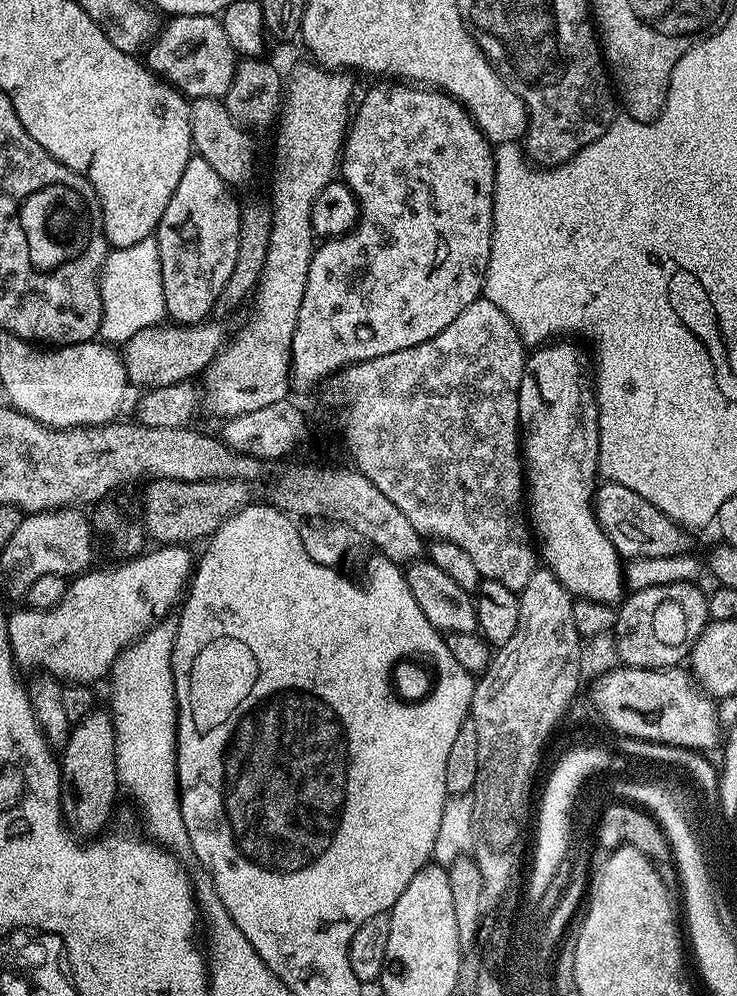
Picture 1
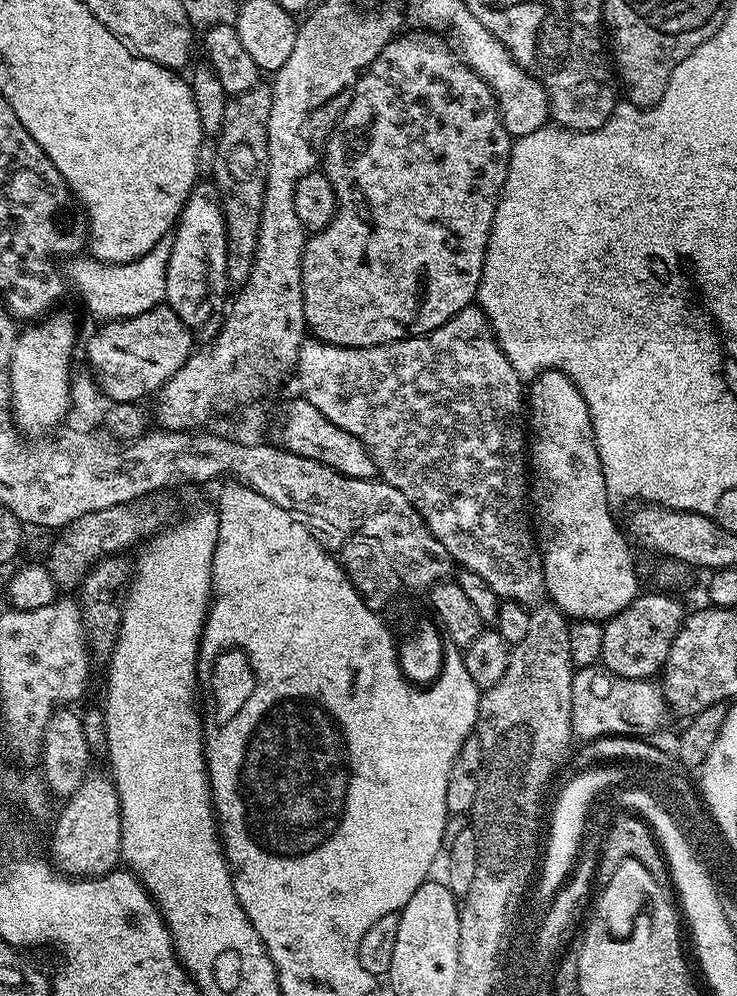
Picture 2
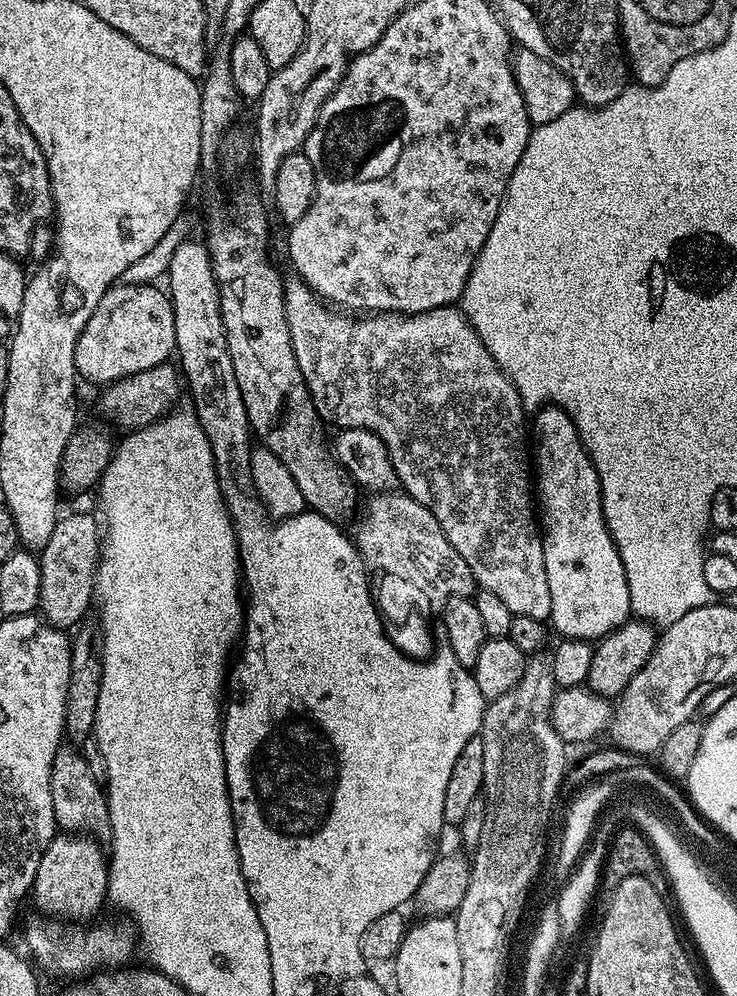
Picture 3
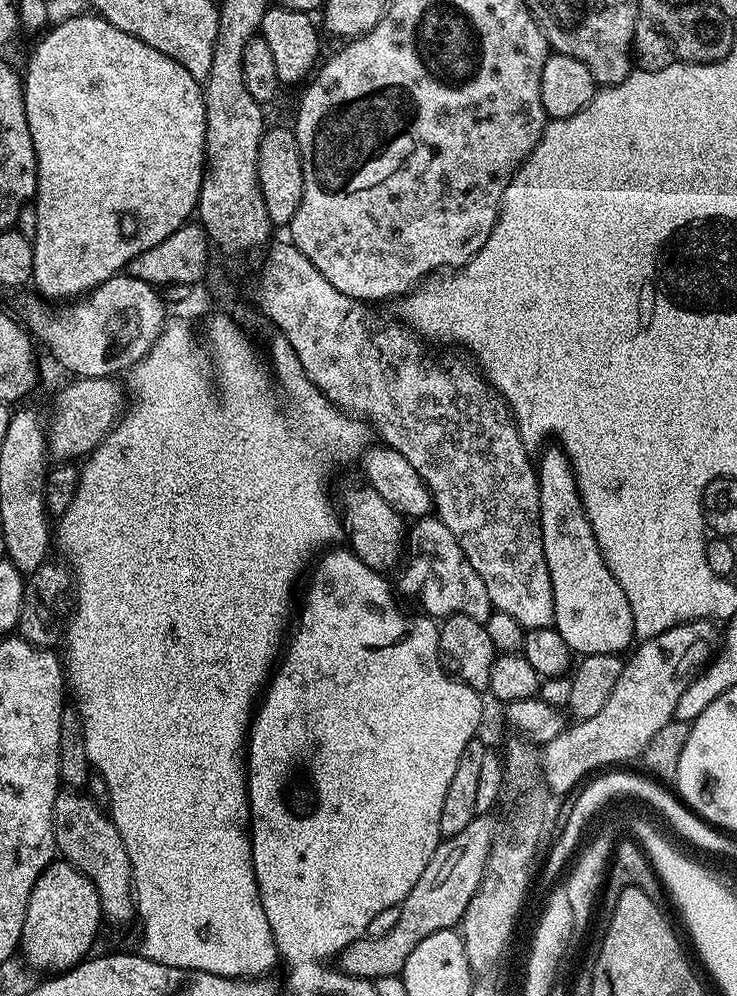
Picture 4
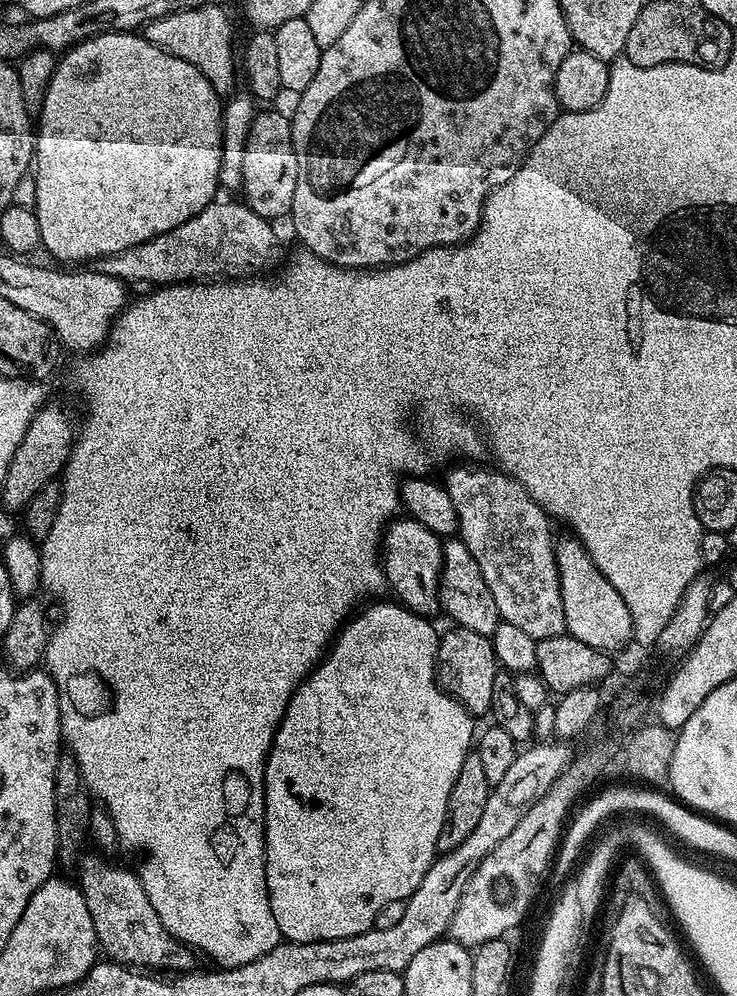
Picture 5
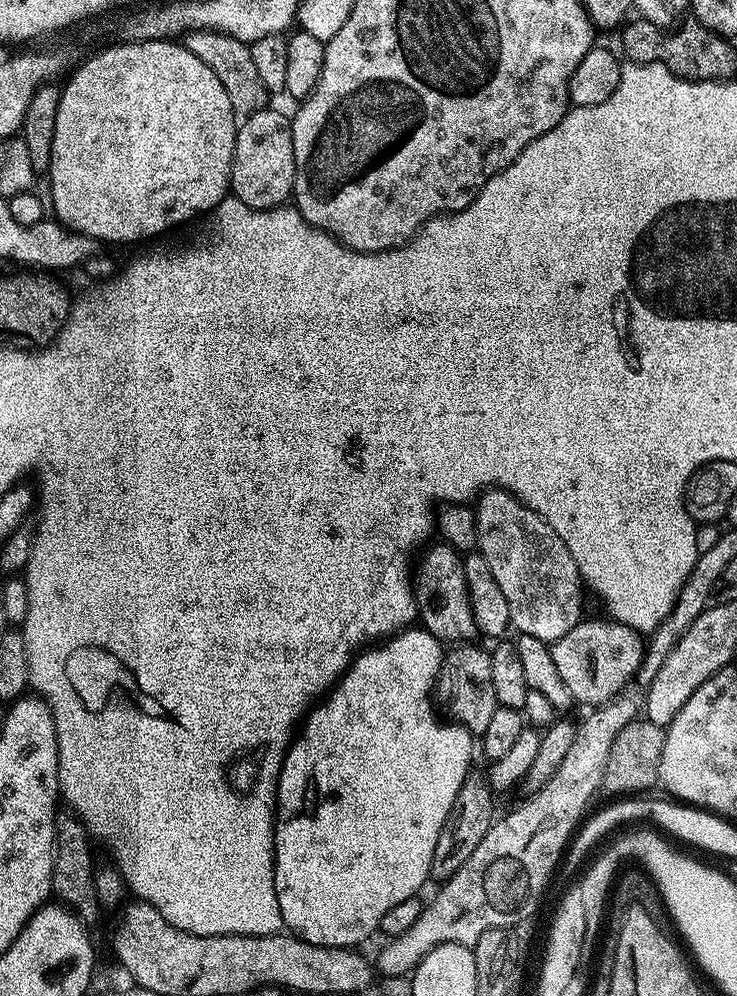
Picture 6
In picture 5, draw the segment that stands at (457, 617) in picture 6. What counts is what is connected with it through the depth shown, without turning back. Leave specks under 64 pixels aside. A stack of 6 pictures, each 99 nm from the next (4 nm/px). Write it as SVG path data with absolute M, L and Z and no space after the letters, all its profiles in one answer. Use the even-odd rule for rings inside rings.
M396 518L384 529L382 563L388 588L396 591L399 603L425 618L435 617L440 607L440 571L444 565L444 545L422 522L411 518Z

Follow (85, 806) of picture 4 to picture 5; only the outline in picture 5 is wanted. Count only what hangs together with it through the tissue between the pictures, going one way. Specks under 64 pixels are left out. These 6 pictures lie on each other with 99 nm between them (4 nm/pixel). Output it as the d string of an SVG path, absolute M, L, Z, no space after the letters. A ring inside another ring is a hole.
M99 854L81 855L78 860L80 868L80 893L86 898L90 909L90 918L94 922L94 934L99 951L104 952L109 961L137 970L151 970L156 974L179 974L193 967L193 949L174 939L162 926L158 910L150 906L146 890L139 875L107 856Z

